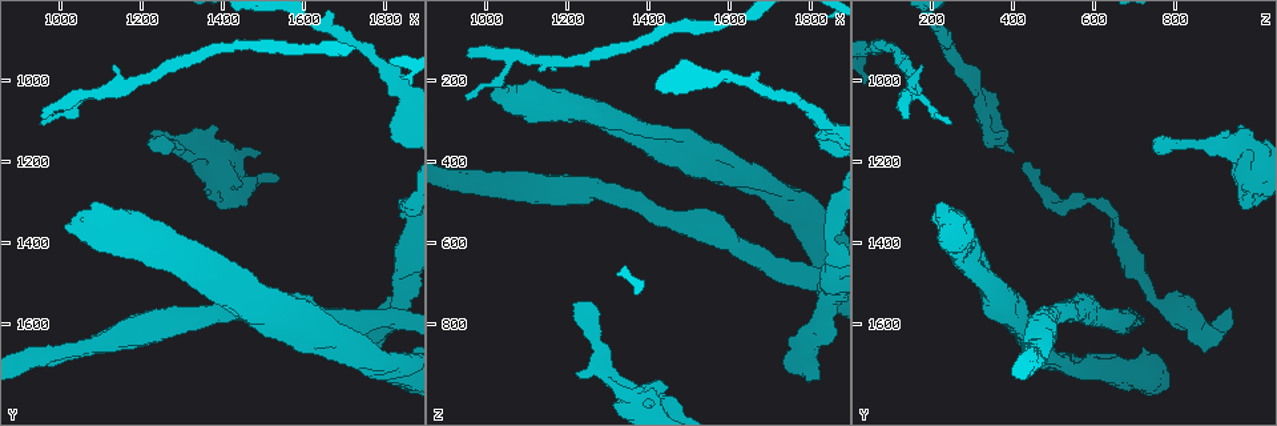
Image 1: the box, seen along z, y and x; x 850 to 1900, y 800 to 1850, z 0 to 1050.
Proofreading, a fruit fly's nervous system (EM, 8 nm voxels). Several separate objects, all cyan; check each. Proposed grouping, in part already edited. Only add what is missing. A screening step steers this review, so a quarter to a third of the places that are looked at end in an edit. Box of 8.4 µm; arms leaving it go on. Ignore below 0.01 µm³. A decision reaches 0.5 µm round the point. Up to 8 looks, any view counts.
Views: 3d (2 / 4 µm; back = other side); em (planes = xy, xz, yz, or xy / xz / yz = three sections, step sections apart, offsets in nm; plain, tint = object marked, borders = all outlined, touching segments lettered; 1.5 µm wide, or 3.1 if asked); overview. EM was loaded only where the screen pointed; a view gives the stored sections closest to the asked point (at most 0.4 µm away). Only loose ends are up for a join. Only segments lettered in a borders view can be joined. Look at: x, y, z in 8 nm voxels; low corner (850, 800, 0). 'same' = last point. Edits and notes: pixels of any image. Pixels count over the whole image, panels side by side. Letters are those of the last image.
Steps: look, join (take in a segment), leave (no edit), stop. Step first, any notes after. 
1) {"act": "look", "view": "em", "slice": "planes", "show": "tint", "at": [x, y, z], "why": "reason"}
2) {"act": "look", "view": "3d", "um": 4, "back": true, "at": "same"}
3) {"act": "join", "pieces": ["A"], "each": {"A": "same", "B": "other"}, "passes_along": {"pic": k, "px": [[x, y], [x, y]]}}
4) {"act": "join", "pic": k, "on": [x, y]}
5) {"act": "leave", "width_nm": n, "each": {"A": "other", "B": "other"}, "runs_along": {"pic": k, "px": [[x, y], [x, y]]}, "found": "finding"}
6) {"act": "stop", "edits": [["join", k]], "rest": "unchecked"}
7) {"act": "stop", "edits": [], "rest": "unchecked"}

{"act": "look", "view": "em", "slice": "planes", "show": "tint", "at": [955, 1090, 120], "why": "an open end"}

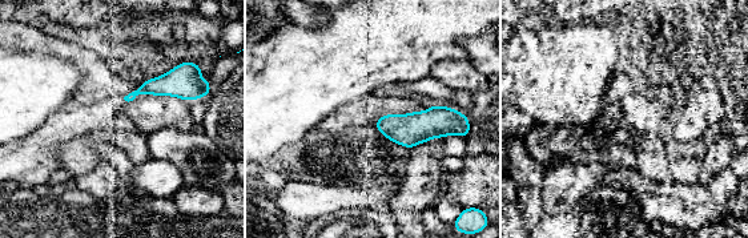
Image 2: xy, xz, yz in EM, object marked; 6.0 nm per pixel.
{"act": "look", "view": "em", "slice": "planes", "show": "borders", "at": "same"}

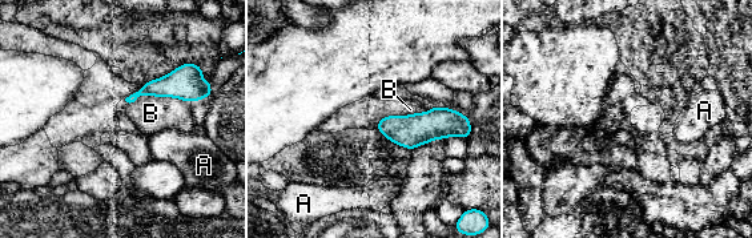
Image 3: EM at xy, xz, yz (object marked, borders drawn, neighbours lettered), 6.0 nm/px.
{"act": "leave", "each": {"A": "other", "B": "other"}, "found": "none of them fits"}

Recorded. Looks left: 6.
{"act": "look", "view": "3d", "um": 4, "at": [1010, 1365, 235], "why": "stops while still wide"}

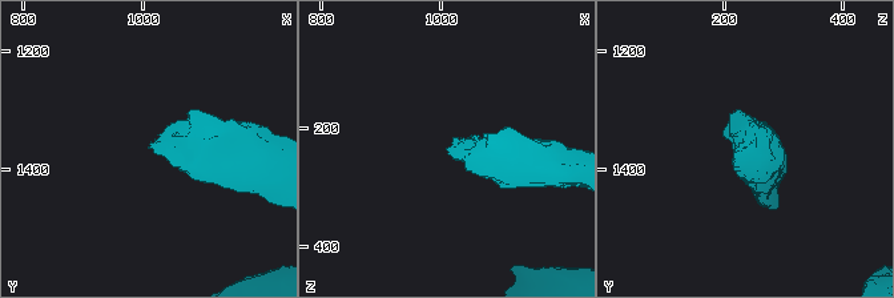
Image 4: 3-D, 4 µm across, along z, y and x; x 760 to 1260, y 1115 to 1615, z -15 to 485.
{"act": "look", "view": "em", "slice": "planes", "show": "borders", "at": [1010, 1355, 240], "why": "now the EM"}

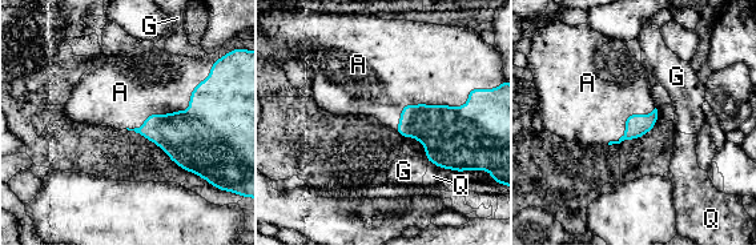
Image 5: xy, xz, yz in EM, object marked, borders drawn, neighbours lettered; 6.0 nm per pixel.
{"act": "join", "pieces": ["A"], "each": {"A": "same", "G": "other", "Q": "other"}, "found": "it goes on there"}

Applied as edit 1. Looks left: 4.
{"act": "look", "view": "overview"}

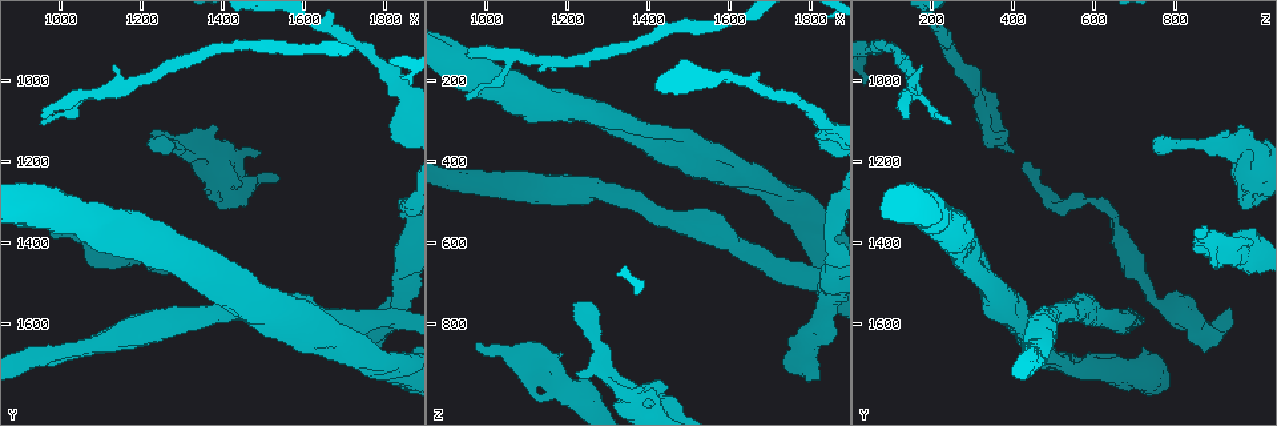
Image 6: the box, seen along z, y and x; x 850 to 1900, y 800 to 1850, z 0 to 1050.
{"act": "look", "view": "3d", "um": 4, "at": [1230, 1125, 925], "why": "branch stops here"}

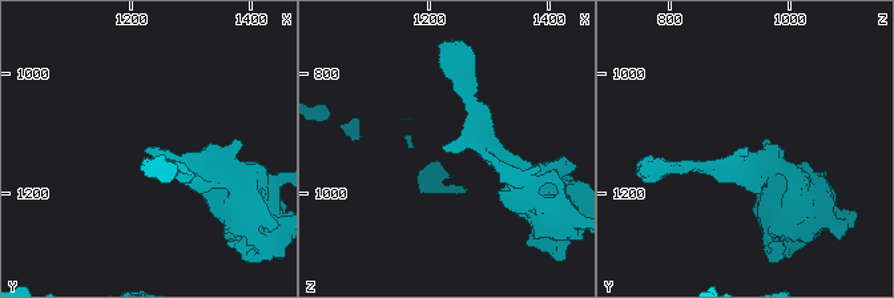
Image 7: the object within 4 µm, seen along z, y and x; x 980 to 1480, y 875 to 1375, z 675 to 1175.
{"act": "look", "view": "em", "slice": "xz", "step": 4, "show": "borders", "at": [1230, 1130, 925], "why": "now the EM"}

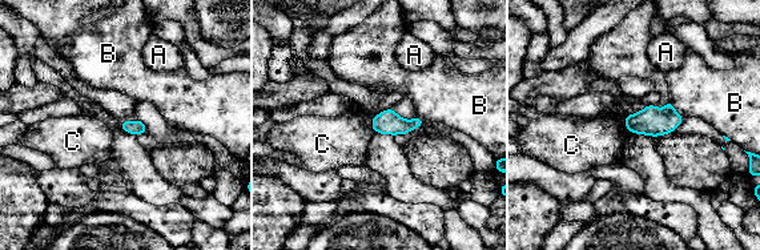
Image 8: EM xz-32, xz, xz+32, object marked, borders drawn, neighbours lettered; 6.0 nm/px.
{"act": "leave", "longest_contact_nm": ["B", 160], "each": {"A": "other", "B": "other", "C": "other"}, "found": "none of them fits"}

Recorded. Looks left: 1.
{"act": "stop", "edits": [["join", 5]], "rest": "unchecked"}

